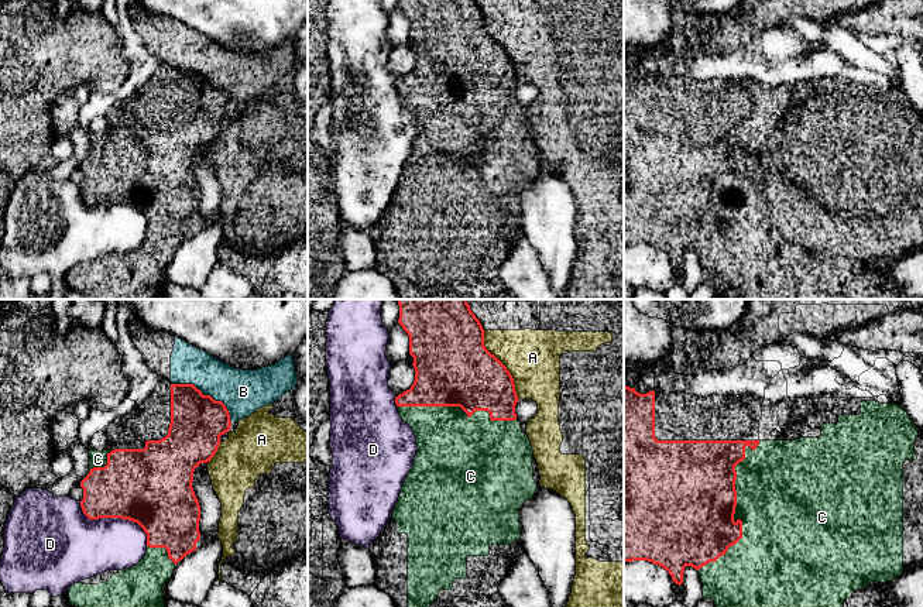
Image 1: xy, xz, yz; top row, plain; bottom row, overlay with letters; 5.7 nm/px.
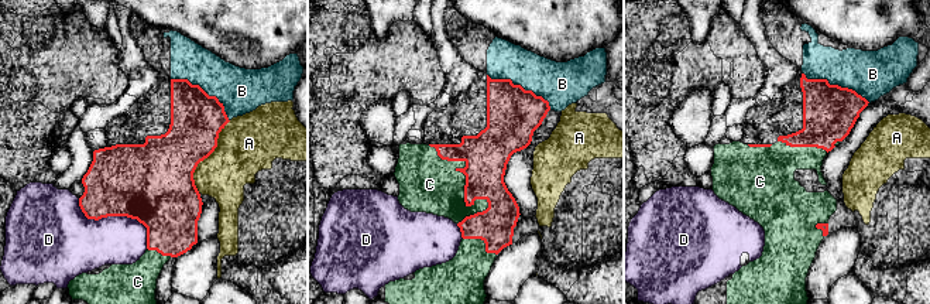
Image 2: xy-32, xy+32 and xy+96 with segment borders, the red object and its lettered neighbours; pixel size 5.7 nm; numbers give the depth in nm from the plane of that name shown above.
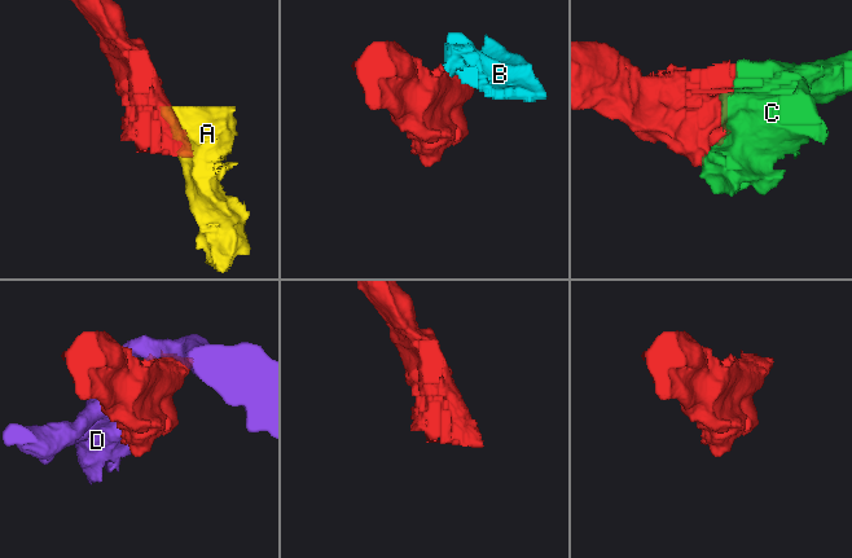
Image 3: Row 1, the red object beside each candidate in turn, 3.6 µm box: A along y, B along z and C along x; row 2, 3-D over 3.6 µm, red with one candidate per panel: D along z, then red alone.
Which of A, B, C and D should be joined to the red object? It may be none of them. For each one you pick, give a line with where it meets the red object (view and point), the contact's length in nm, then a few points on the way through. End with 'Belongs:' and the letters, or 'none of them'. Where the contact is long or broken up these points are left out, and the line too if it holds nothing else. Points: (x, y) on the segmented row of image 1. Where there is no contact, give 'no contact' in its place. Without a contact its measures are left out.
C: yz (734, 508) | 800 nm
Belongs: C

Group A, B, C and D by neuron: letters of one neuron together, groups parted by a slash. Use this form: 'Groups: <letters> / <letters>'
Groups: A / B / C / D

